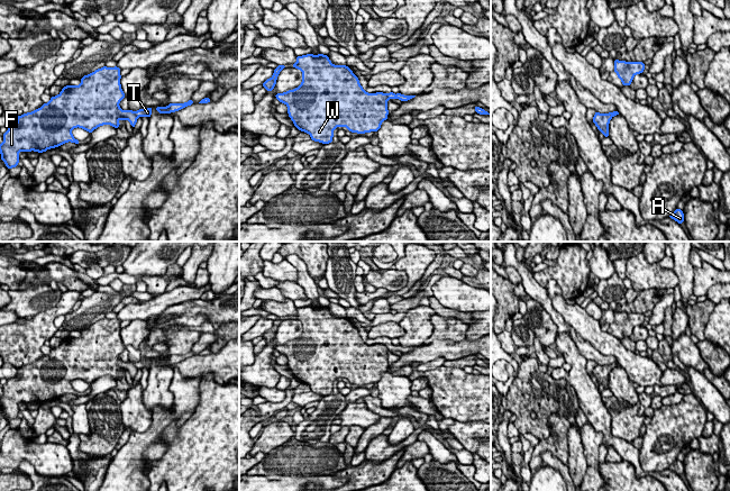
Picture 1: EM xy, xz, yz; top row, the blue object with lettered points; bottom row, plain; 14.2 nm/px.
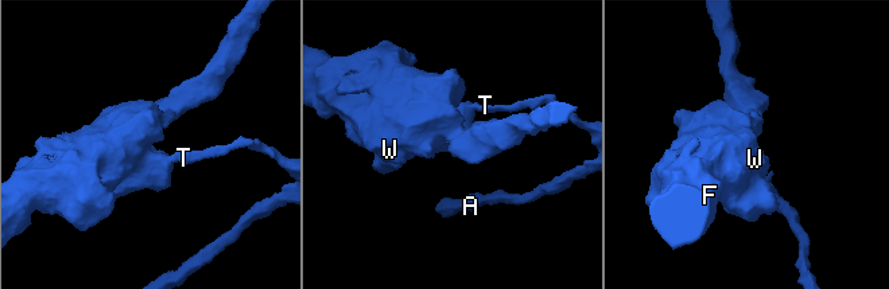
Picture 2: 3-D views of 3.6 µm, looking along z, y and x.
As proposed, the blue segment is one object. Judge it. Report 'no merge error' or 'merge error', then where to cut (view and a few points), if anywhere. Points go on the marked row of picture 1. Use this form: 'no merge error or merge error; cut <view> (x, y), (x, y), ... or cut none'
merge error; cut xy (134, 112), (137, 117)

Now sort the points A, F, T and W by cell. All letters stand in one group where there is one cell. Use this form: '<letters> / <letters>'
A T / F W

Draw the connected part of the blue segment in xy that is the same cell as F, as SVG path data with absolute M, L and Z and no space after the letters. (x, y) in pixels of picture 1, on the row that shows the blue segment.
M117 66L98 69L84 75L80 85L66 85L58 96L52 97L49 102L37 110L18 116L17 124L3 134L3 143L0 145L1 160L6 166L9 170L18 166L18 153L21 151L43 153L67 142L80 144L72 135L72 129L76 127L89 133L102 125L111 125L117 129L120 126L119 119L128 119L135 128L138 117L133 110L125 111L119 107L119 102L126 97L120 85L120 71Z

